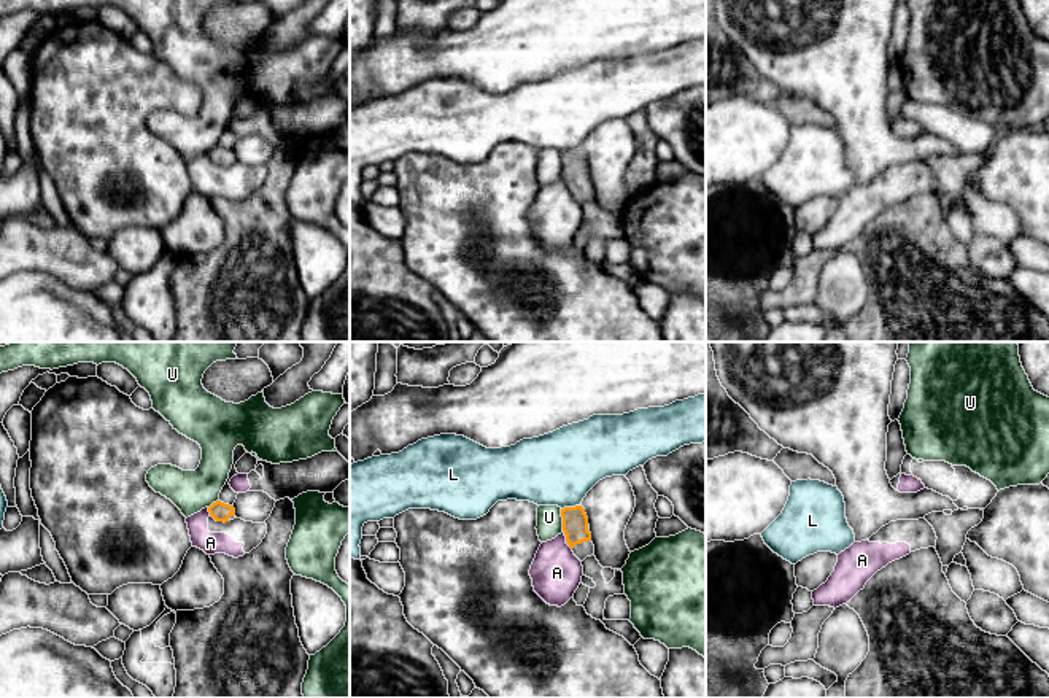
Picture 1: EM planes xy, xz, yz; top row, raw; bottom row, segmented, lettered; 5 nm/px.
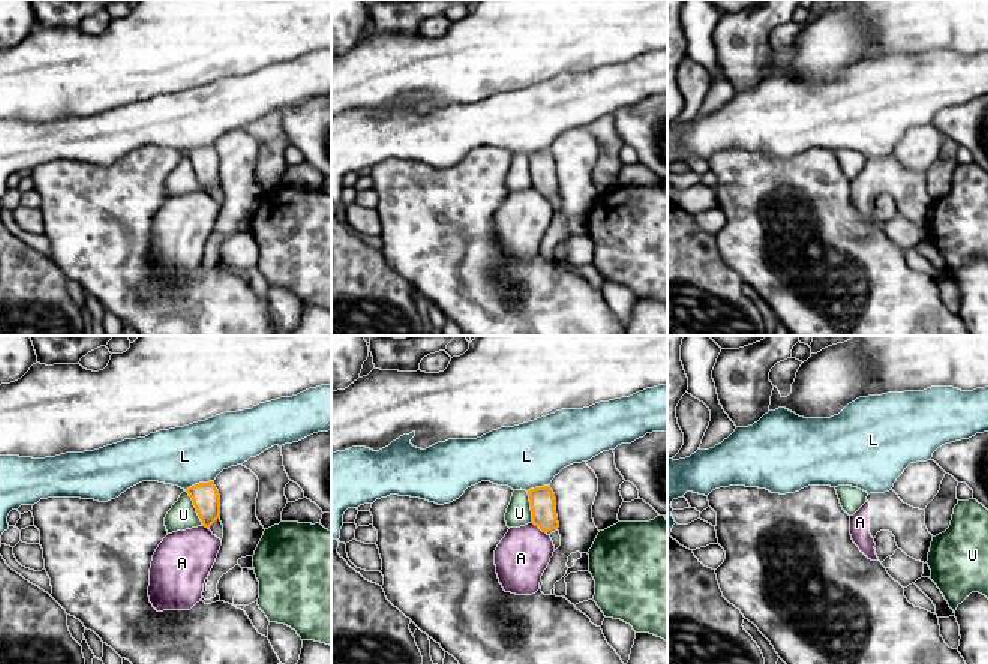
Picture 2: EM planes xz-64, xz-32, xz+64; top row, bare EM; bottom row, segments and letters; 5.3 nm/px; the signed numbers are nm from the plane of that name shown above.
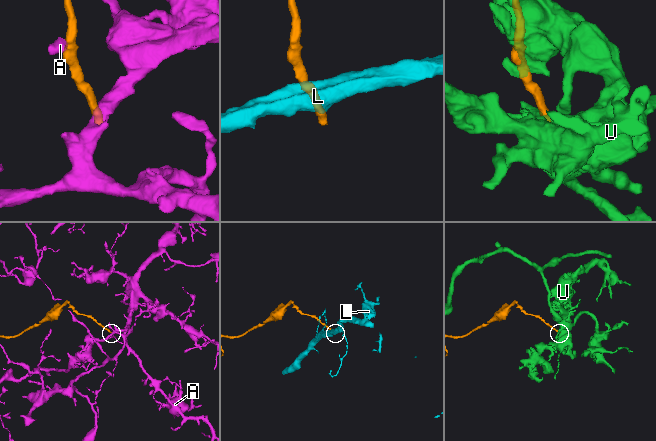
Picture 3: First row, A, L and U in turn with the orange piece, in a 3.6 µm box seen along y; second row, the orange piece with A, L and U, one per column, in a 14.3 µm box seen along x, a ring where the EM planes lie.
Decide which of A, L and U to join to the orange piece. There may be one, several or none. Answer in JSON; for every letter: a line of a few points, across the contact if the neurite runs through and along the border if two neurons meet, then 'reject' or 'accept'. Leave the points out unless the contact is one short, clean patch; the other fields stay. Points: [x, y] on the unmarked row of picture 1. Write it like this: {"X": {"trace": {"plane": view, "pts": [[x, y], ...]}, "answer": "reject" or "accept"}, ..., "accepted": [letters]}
{"A": {"trace": {"plane": "xy", "pts": [[207, 151], [210, 158]]}, "answer": "reject"}, "L": {"answer": "reject"}, "U": {"answer": "reject"}, "accepted": []}

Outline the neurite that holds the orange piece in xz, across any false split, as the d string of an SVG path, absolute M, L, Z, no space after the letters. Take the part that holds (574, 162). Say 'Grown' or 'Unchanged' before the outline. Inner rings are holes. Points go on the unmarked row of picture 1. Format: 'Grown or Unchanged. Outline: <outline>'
Grown. Outline: M582 149L561 153L563 175L574 199L583 205L594 199L591 176L588 175L588 161Z

